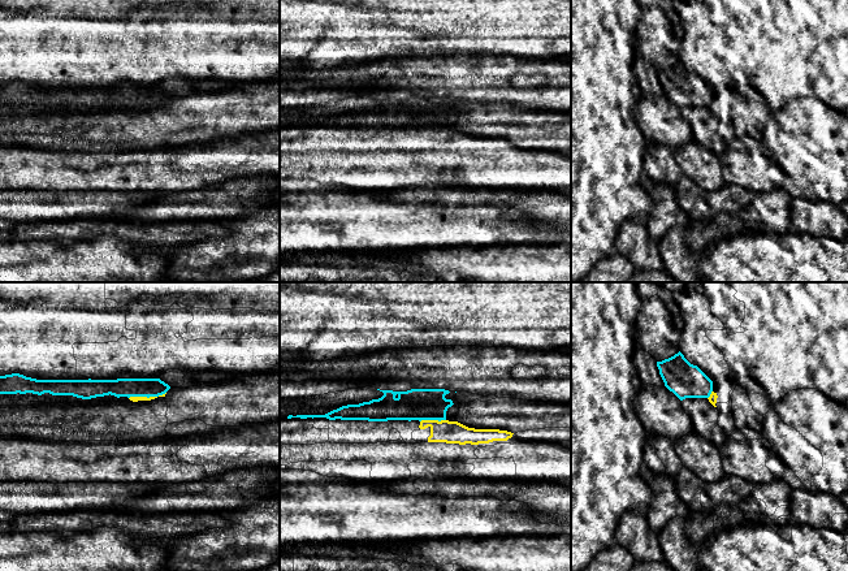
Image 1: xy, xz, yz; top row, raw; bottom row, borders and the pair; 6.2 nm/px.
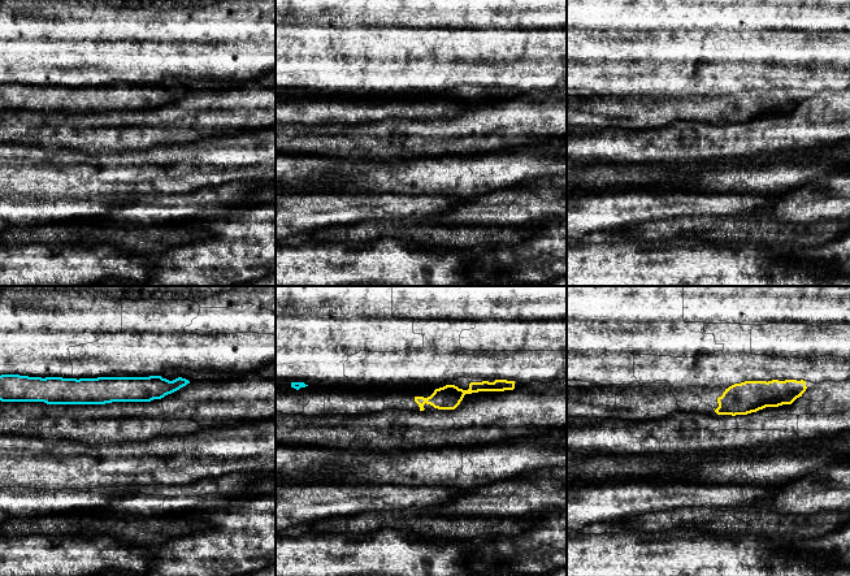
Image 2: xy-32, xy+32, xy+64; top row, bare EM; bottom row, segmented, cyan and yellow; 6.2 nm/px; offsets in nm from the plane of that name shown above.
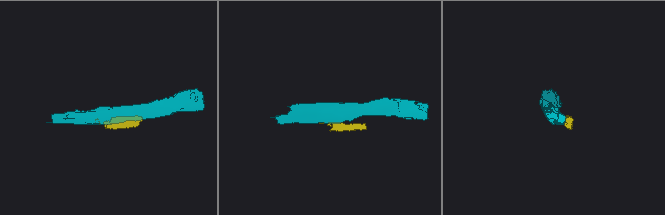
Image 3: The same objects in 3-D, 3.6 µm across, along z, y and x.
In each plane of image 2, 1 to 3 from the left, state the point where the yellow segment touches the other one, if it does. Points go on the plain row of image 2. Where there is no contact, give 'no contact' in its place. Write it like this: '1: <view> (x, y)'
1: no contact
2: no contact
3: no contact

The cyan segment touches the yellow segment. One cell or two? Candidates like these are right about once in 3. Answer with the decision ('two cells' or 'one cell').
two cells

